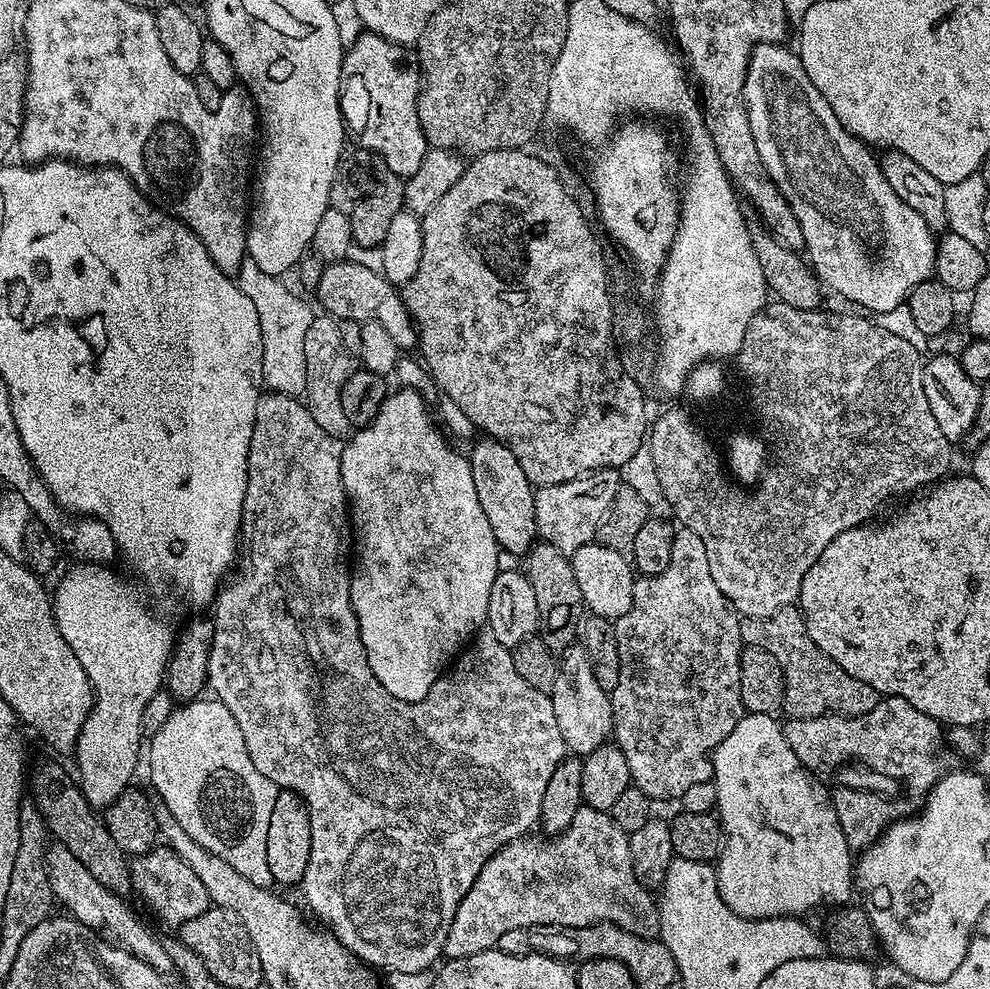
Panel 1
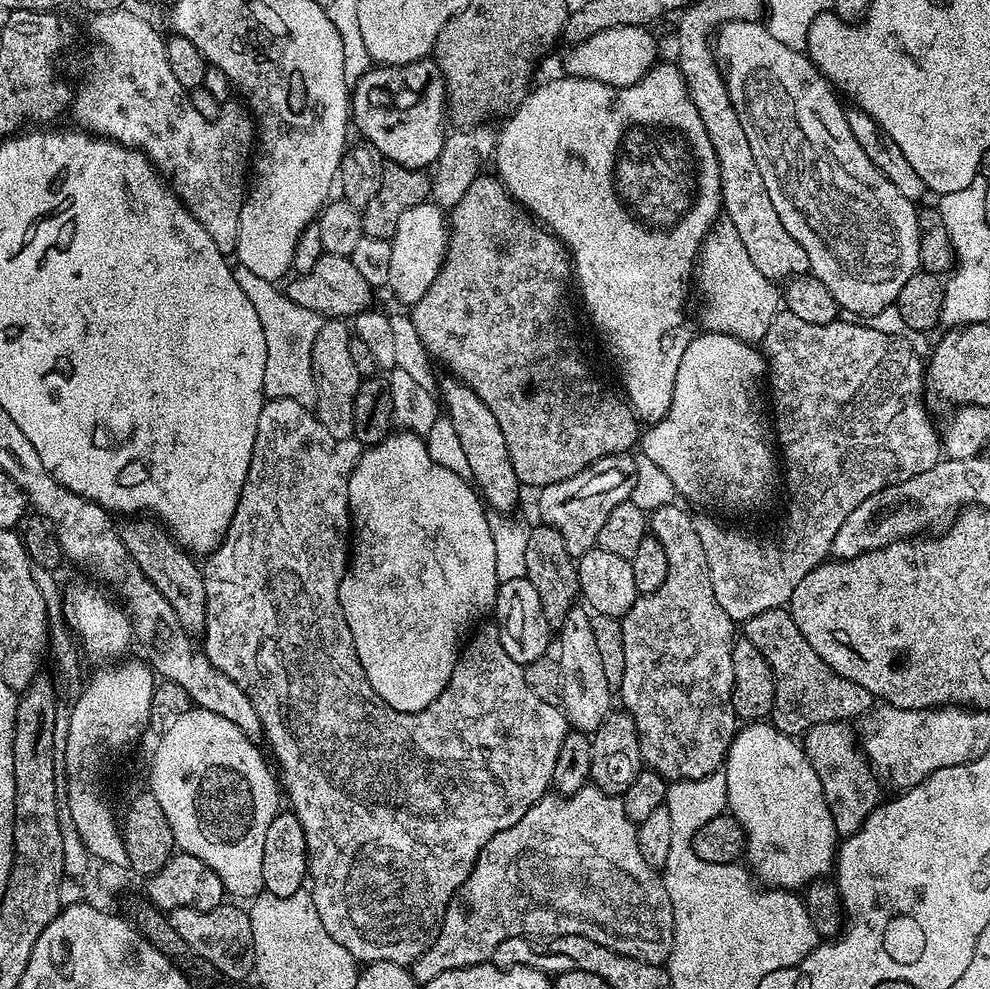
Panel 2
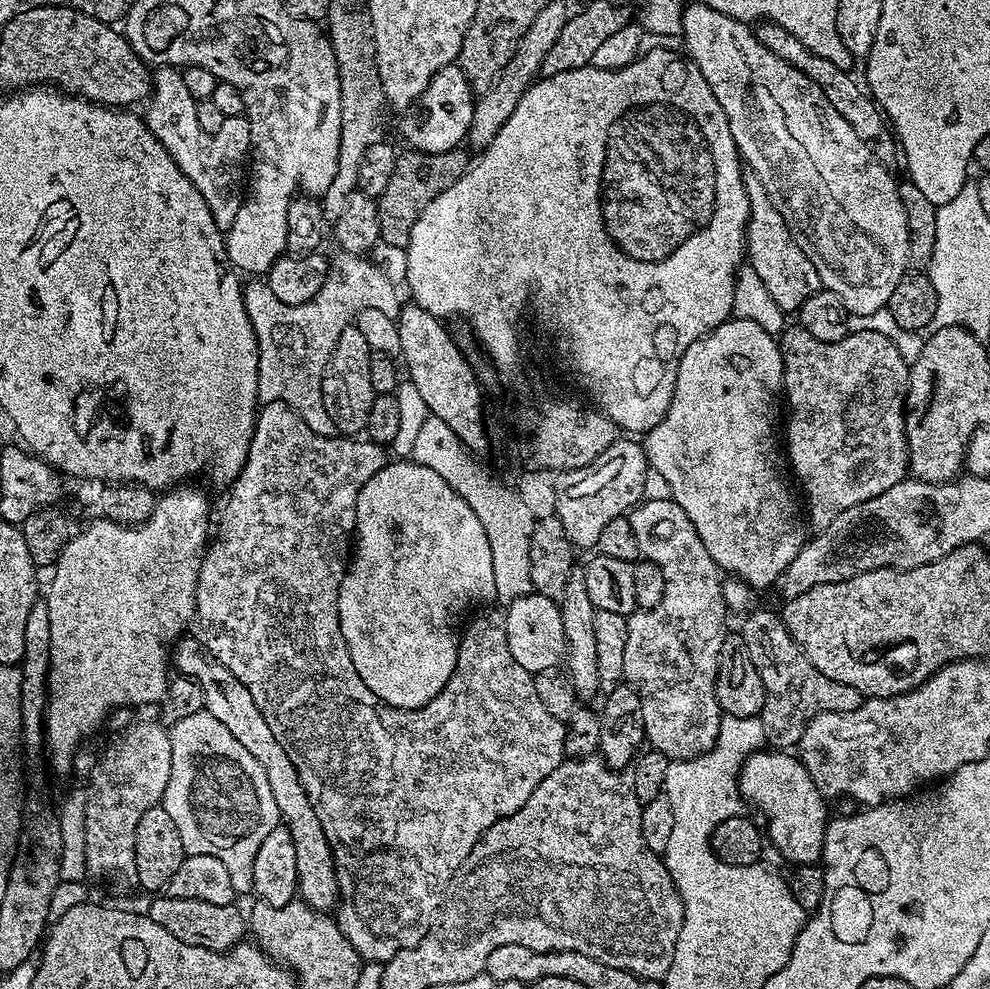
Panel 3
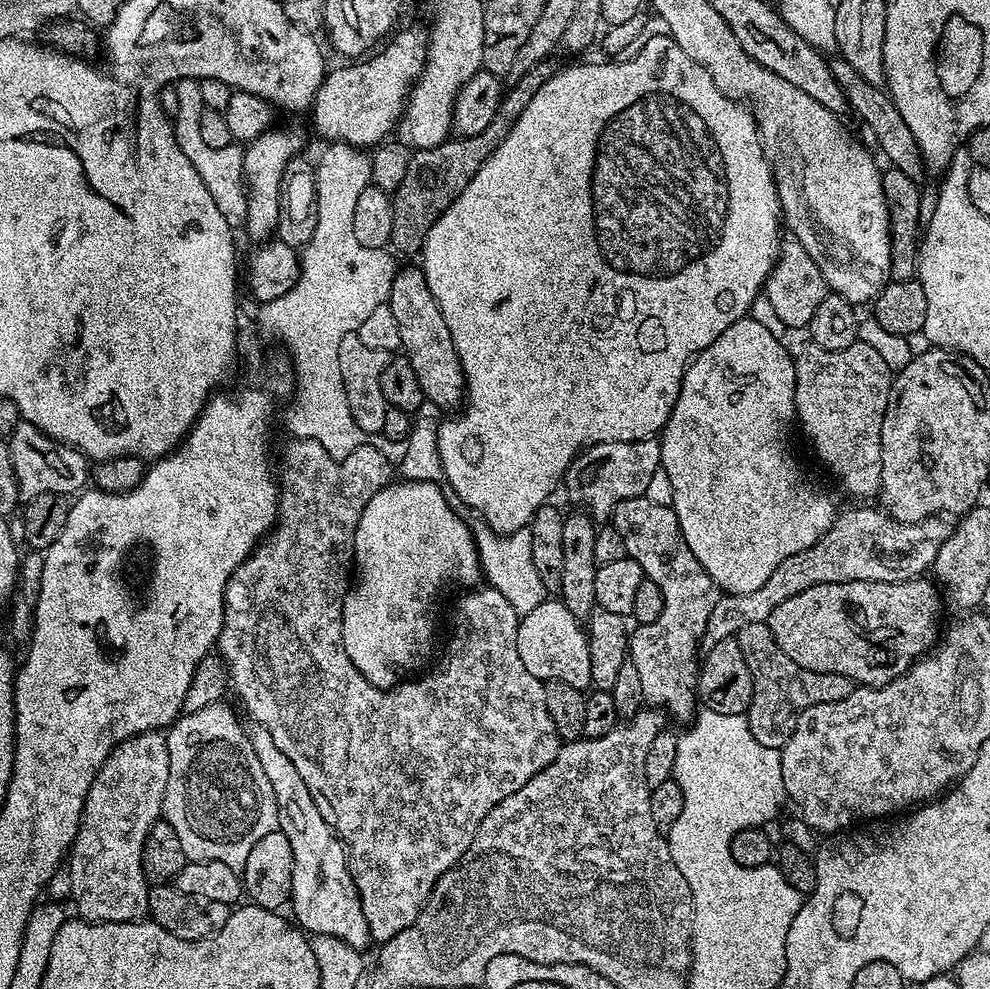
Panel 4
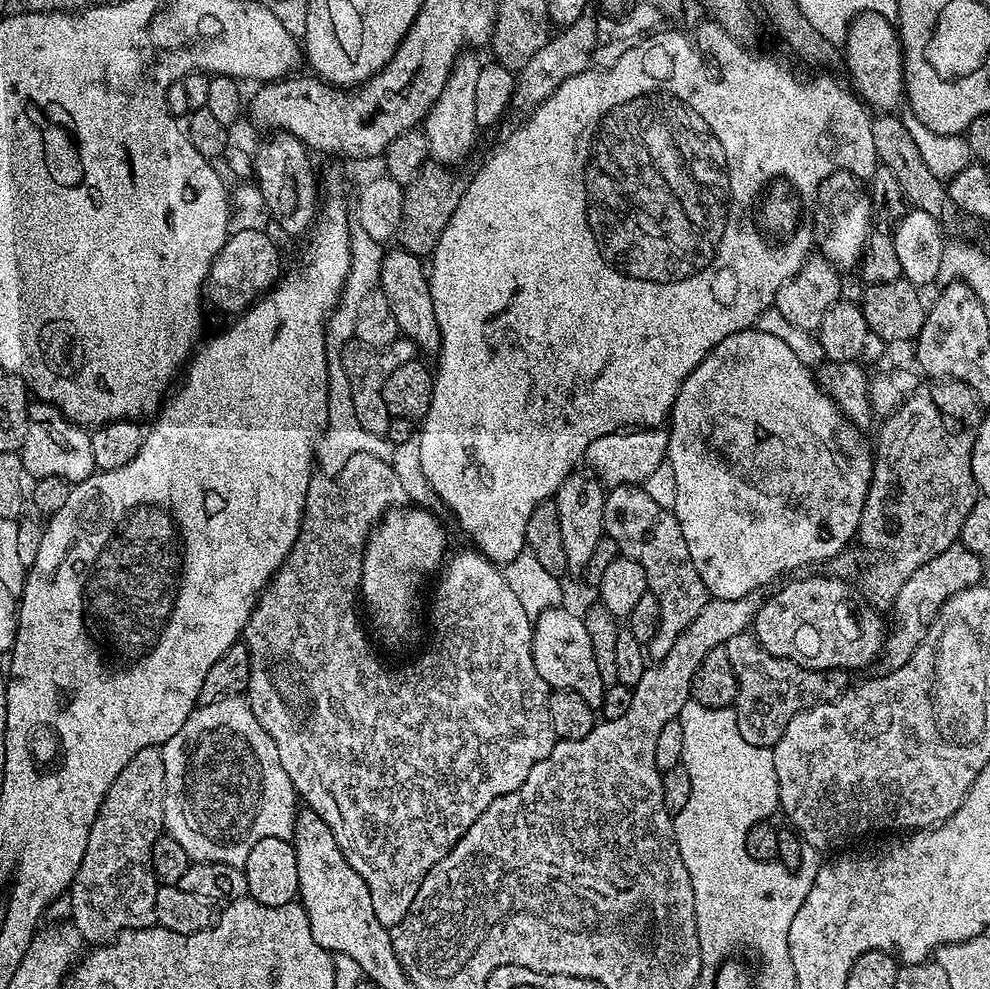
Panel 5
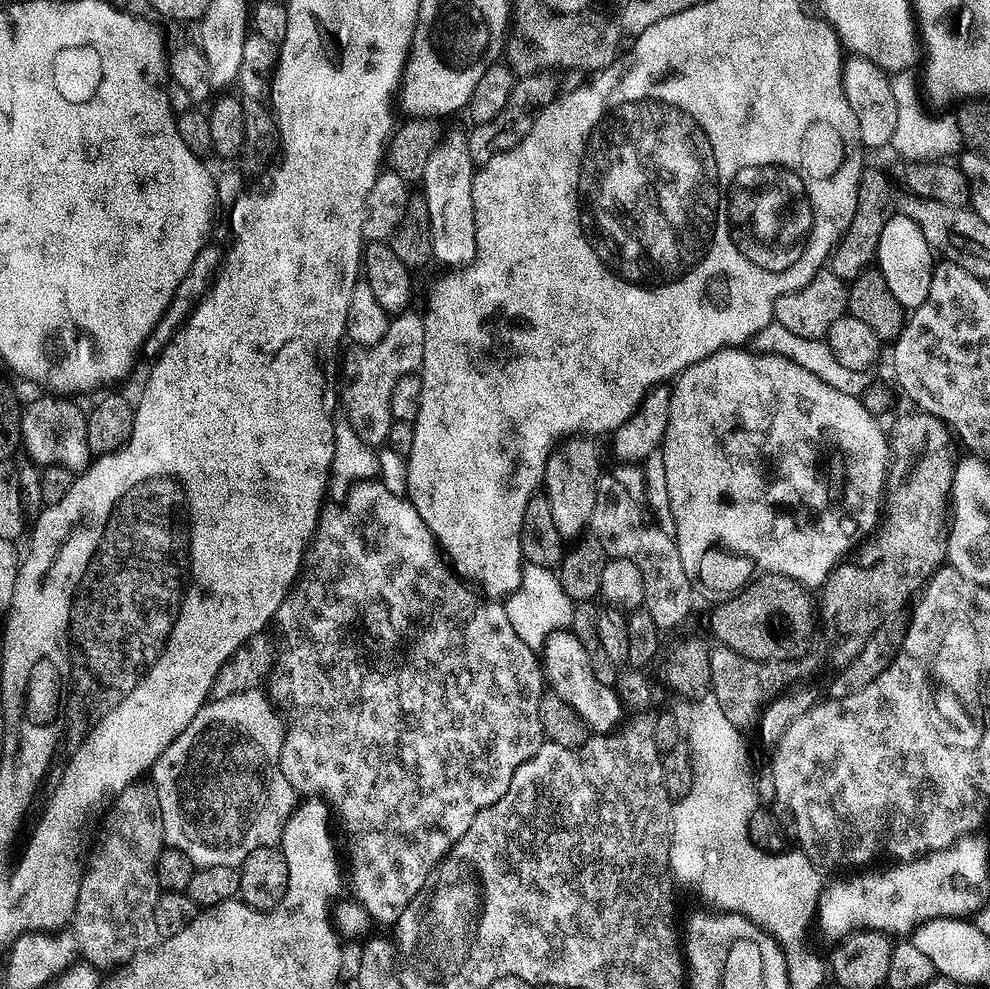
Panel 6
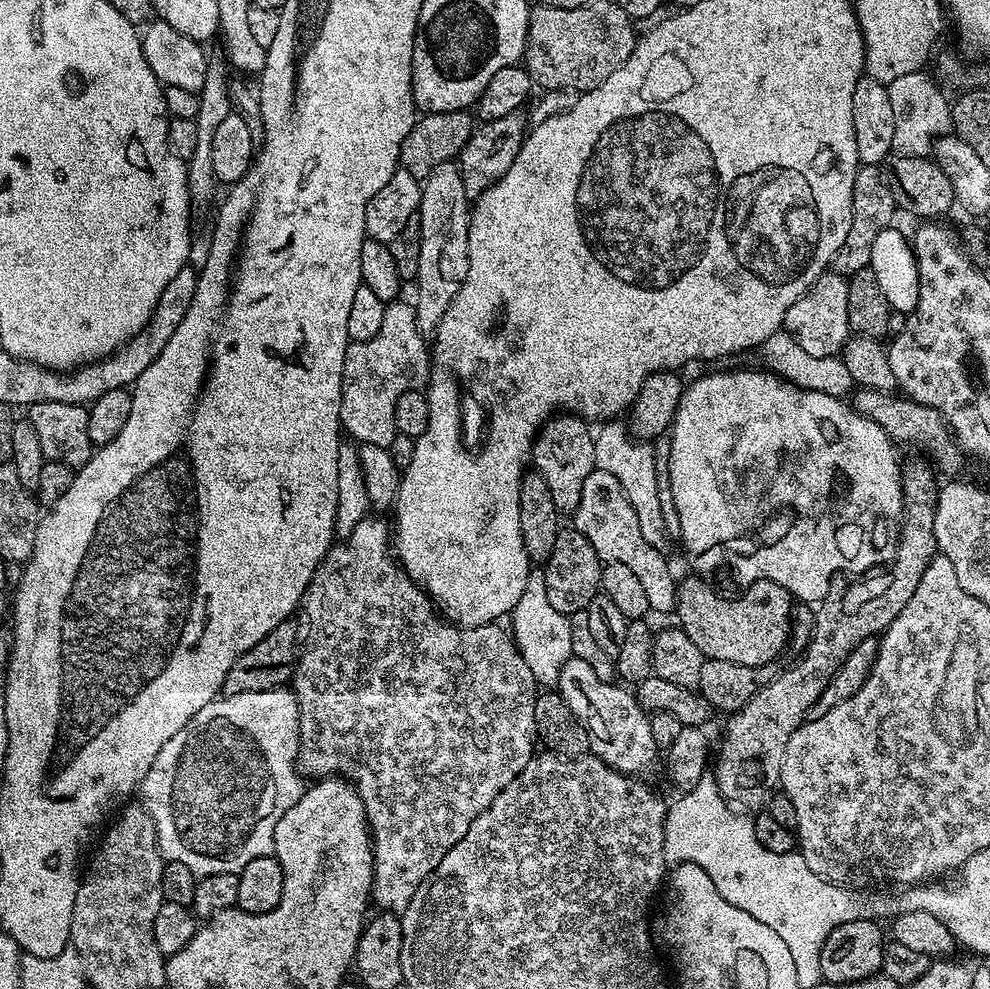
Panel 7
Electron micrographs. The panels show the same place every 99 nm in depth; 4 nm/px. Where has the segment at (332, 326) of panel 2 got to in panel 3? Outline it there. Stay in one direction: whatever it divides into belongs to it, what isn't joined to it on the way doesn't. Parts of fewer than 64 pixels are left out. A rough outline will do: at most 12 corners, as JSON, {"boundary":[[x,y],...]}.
{"boundary":[[344,328],[320,383],[326,414],[348,438],[367,429],[378,395],[372,349]]}

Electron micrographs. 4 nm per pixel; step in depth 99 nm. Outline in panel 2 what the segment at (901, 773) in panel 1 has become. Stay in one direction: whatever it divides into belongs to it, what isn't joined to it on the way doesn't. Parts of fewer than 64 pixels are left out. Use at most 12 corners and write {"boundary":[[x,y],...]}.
{"boundary":[[844,722],[802,737],[837,837],[881,803],[881,781]]}

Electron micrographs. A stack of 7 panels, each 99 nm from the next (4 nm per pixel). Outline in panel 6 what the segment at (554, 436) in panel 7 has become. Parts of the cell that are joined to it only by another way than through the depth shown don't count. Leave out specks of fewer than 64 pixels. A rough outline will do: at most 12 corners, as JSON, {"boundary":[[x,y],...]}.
{"boundary":[[570,438],[548,459],[543,491],[568,542],[592,523],[600,452]]}

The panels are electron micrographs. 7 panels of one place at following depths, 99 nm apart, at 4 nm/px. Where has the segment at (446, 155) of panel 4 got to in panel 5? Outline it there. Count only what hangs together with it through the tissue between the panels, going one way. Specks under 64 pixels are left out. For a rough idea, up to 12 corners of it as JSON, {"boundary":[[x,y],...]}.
{"boundary":[[422,165],[404,188],[395,243],[431,257],[465,185]]}

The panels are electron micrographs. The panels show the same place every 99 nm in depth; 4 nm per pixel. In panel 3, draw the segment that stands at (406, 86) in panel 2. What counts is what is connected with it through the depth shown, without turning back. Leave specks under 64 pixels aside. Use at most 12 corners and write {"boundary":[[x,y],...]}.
{"boundary":[[459,63],[436,72],[408,128],[409,149],[467,141],[477,97]]}

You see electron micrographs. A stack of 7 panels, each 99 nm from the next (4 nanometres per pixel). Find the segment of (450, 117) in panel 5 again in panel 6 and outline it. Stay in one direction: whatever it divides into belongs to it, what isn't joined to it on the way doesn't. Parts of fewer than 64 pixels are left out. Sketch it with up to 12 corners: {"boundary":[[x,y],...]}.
{"boundary":[[445,131],[422,195],[432,254],[476,256],[468,132]]}

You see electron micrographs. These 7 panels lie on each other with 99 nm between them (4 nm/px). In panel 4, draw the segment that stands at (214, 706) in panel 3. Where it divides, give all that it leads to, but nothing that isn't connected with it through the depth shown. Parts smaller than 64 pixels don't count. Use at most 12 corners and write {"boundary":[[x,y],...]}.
{"boundary":[[270,730],[246,731],[294,854],[290,909],[313,937],[370,944],[344,841]]}

